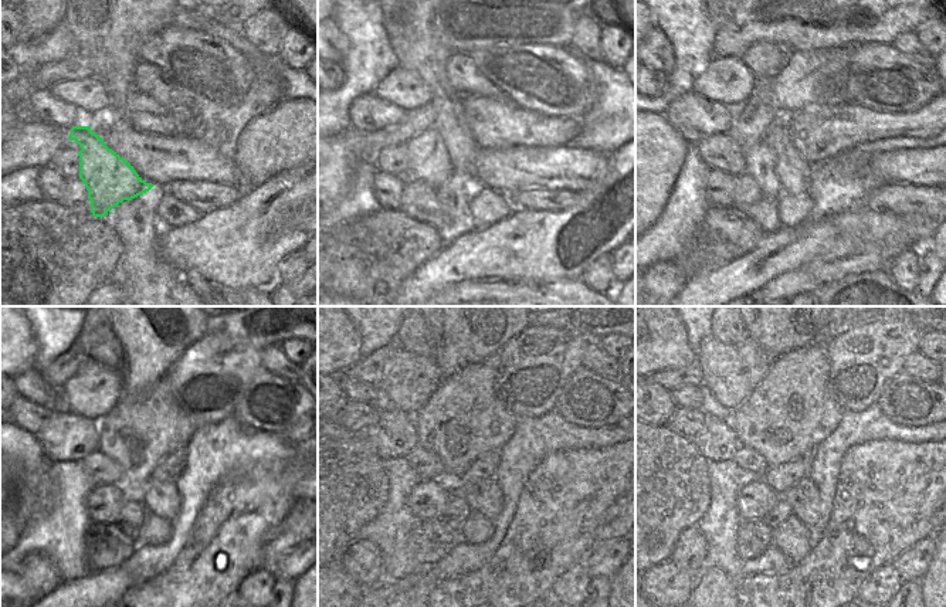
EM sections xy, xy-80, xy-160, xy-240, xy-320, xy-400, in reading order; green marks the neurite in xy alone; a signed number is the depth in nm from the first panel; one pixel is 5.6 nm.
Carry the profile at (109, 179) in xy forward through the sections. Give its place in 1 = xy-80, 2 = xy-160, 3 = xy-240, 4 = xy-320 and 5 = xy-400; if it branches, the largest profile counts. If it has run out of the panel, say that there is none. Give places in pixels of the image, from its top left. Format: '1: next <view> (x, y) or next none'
1: next xy-80 (429, 162)
2: next xy-160 (752, 121)
3: next xy-240 (152, 335)
4: next xy-320 (463, 335)
5: next xy-400 (777, 335)

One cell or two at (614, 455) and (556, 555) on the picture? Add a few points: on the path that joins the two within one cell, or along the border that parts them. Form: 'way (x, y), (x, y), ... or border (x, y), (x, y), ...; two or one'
way (592, 480), (556, 515), (556, 531); one

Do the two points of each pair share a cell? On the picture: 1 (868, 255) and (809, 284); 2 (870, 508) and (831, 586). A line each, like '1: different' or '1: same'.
1: different
2: same

